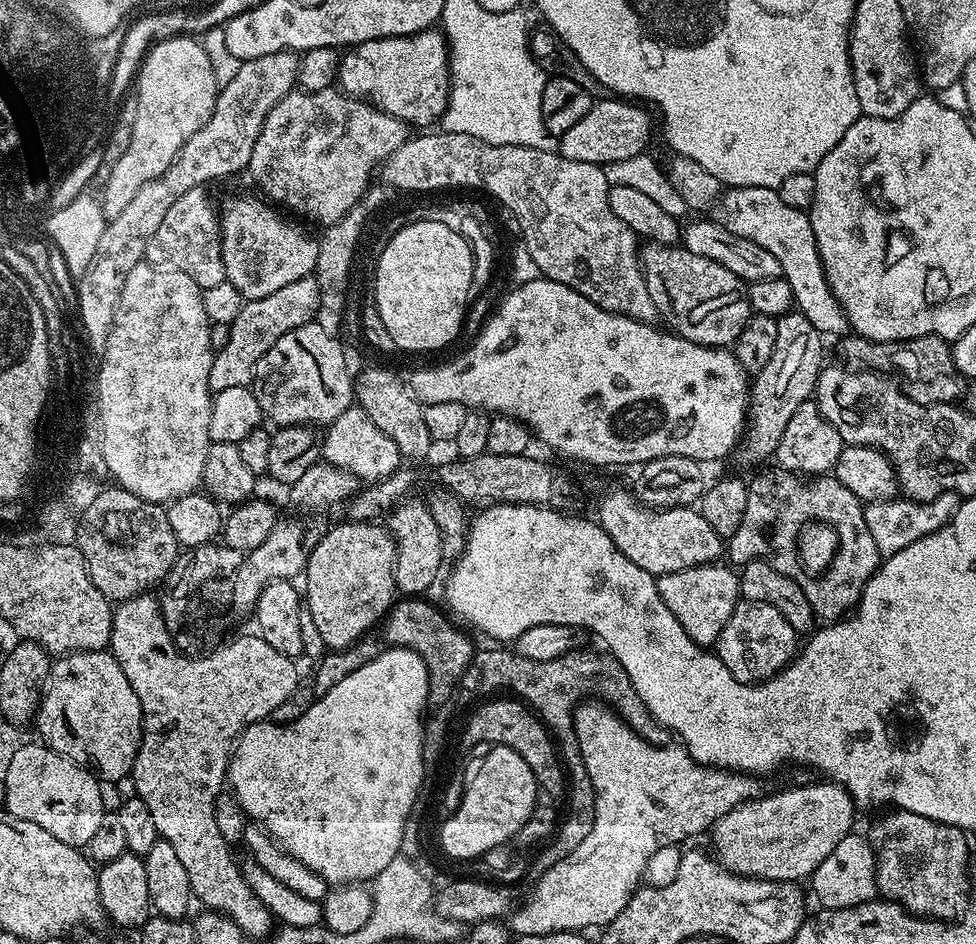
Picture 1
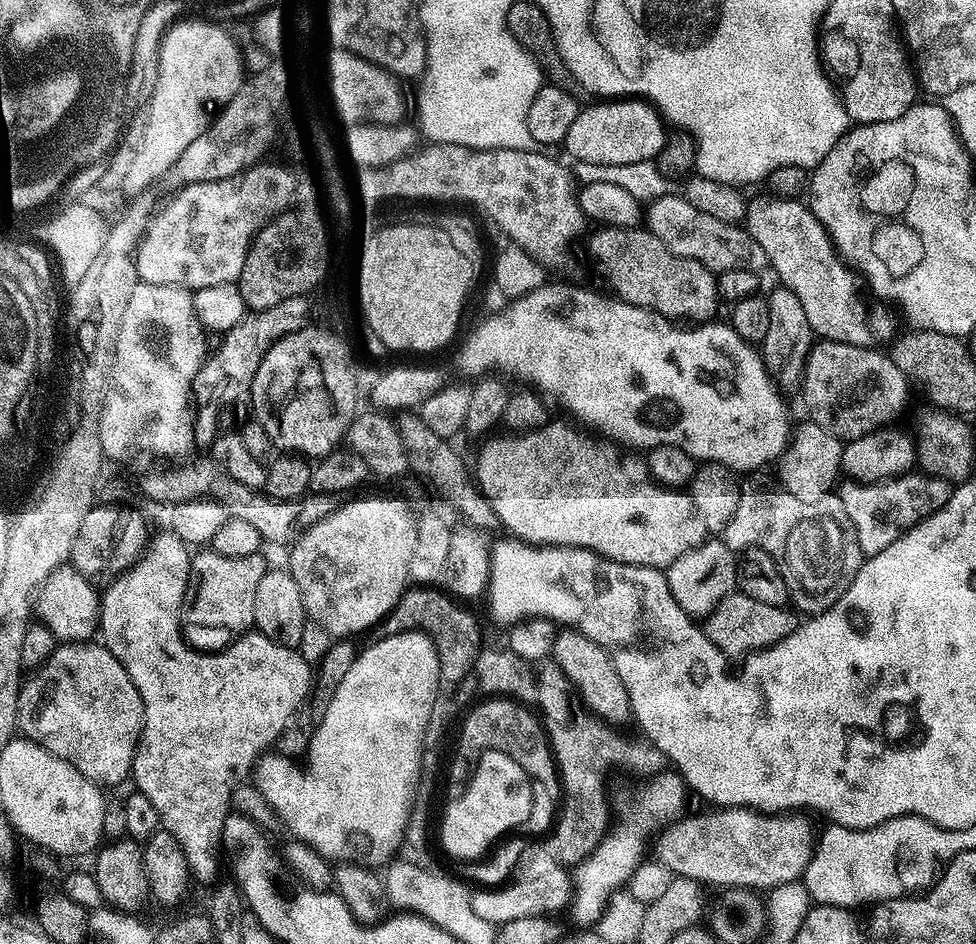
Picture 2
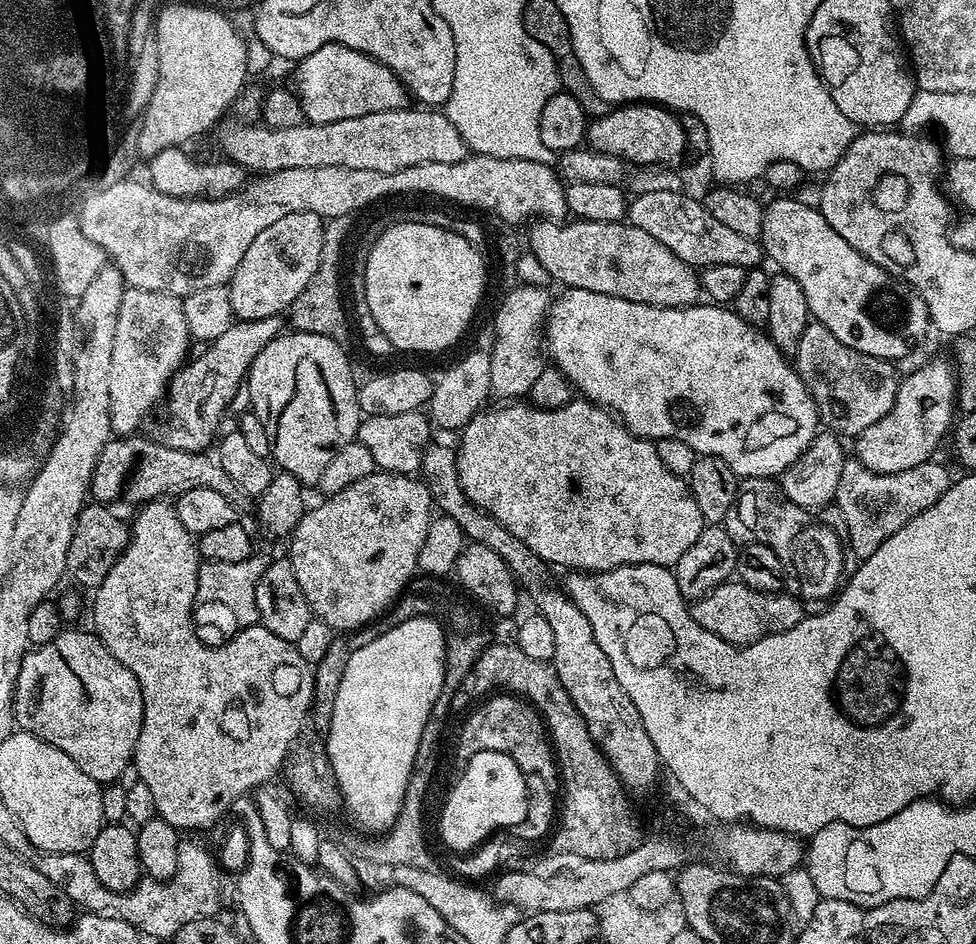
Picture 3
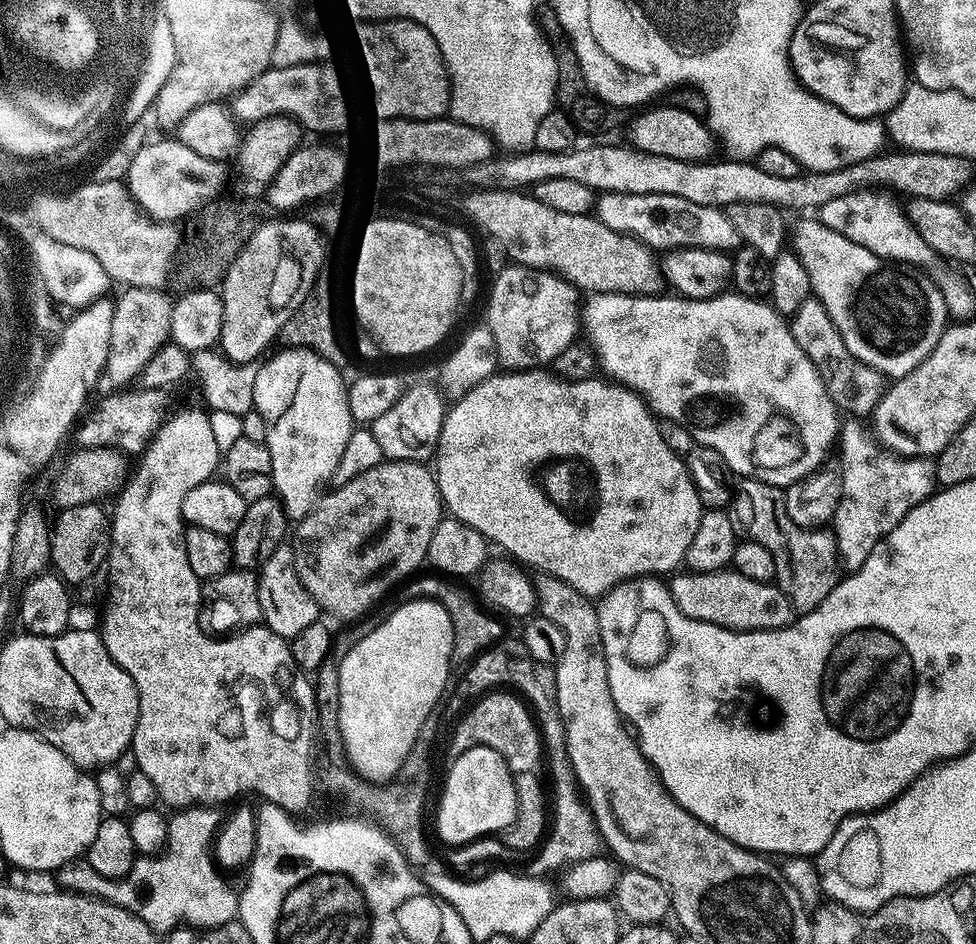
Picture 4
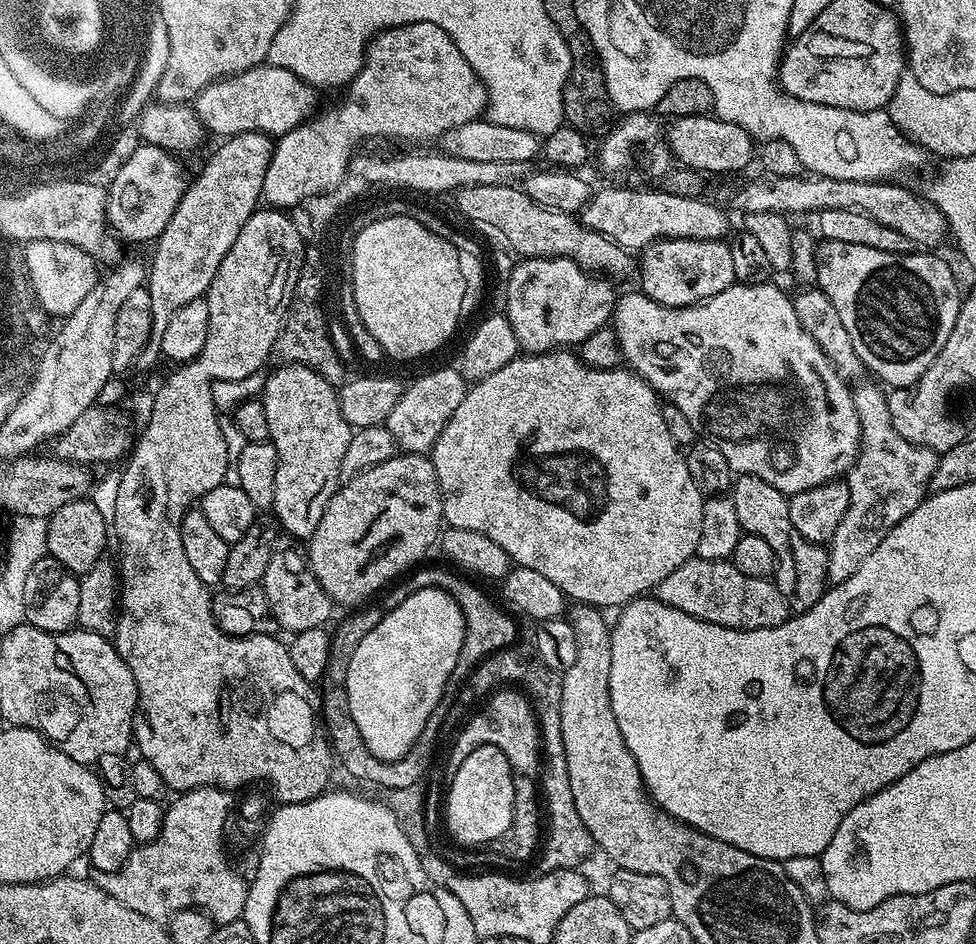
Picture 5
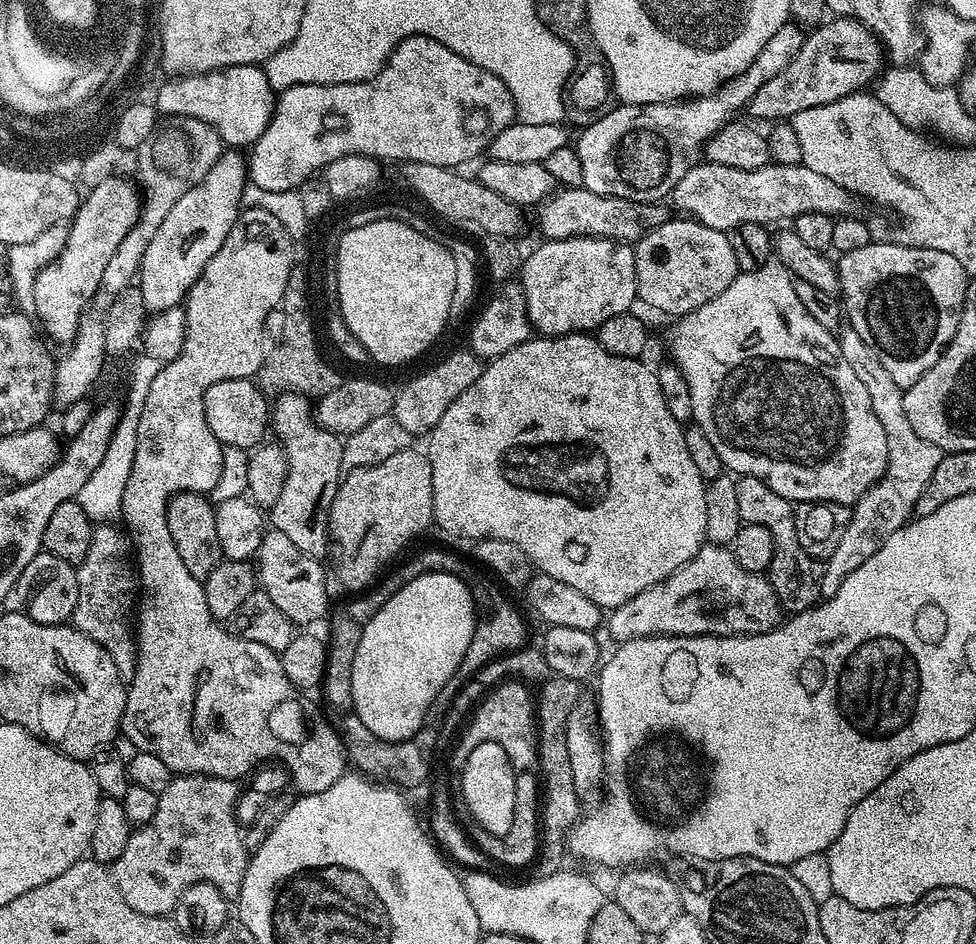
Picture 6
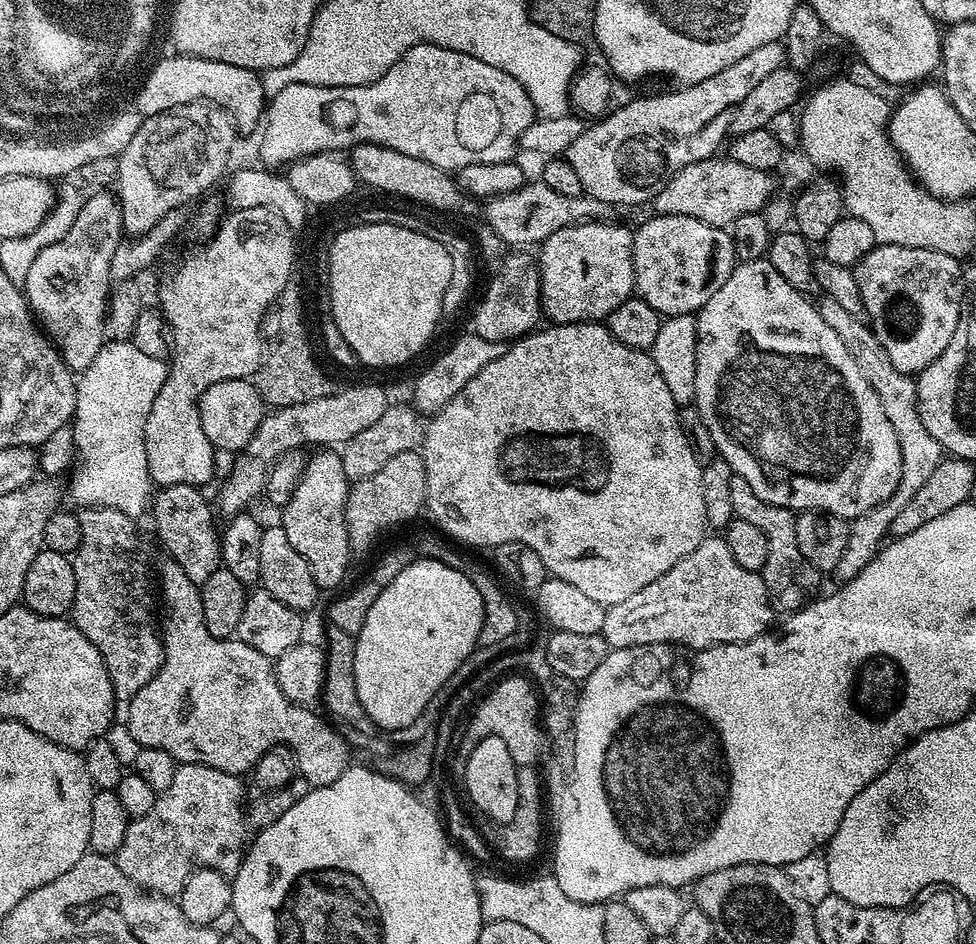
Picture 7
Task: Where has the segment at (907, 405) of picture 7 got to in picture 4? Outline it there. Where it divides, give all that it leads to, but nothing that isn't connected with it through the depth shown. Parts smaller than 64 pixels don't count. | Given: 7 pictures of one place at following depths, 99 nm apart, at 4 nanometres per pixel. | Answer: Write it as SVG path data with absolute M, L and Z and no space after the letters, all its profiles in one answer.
M848 418L843 421L838 433L838 452L840 448L840 461L838 467L842 474L842 494L838 502L838 510L832 516L830 528L836 531L834 534L835 548L839 553L839 563L848 572L856 572L870 558L870 550L882 542L922 502L929 500L938 490L936 482L936 465L931 459L922 456L898 456L889 452L874 439L873 433L867 427L863 428L861 421L856 418Z

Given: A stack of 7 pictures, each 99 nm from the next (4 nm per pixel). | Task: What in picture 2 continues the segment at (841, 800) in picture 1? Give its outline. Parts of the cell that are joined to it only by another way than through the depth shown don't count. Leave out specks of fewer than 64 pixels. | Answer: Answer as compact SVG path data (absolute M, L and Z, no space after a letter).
M717 807L708 811L712 812L700 812L697 816L686 817L685 820L677 819L665 827L655 841L655 855L672 871L673 877L696 880L701 886L717 884L720 890L729 888L770 890L774 886L782 886L786 882L794 882L803 877L818 839L817 833L815 831L812 833L811 822L804 817L807 815L769 814L757 812L755 808Z

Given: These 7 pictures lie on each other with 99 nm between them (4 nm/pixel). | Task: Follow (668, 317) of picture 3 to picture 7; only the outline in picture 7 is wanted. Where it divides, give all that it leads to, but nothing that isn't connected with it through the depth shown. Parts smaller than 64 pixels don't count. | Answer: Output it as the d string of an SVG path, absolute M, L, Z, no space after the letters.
M767 259L749 260L747 262L737 263L736 269L730 274L730 278L726 278L726 282L722 286L722 290L718 290L718 294L714 294L714 298L710 298L710 302L706 302L706 306L701 308L695 317L696 322L696 398L694 406L699 410L702 422L706 426L706 430L710 430L710 438L716 443L716 450L719 459L726 461L731 466L735 475L746 478L746 482L750 482L750 490L754 490L754 494L758 494L758 498L762 498L764 502L770 502L779 508L791 508L793 510L819 510L828 513L830 516L840 516L849 522L856 519L866 510L870 510L874 506L884 503L891 498L894 490L900 481L900 447L898 446L898 438L894 434L894 426L890 426L890 418L886 418L886 414L882 410L882 402L878 398L878 394L874 394L872 387L866 382L866 378L862 378L862 370L858 370L858 366L854 362L854 358L850 354L850 350L846 350L846 346L842 346L842 338L838 338L838 334L834 334L834 330L830 330L830 326L826 326L826 322L822 322L822 314L819 307L815 303L812 304L805 293L794 290L794 286L790 286L790 282L786 282L786 278L782 278L782 274L778 274L778 270L774 270L774 266L768 263Z

